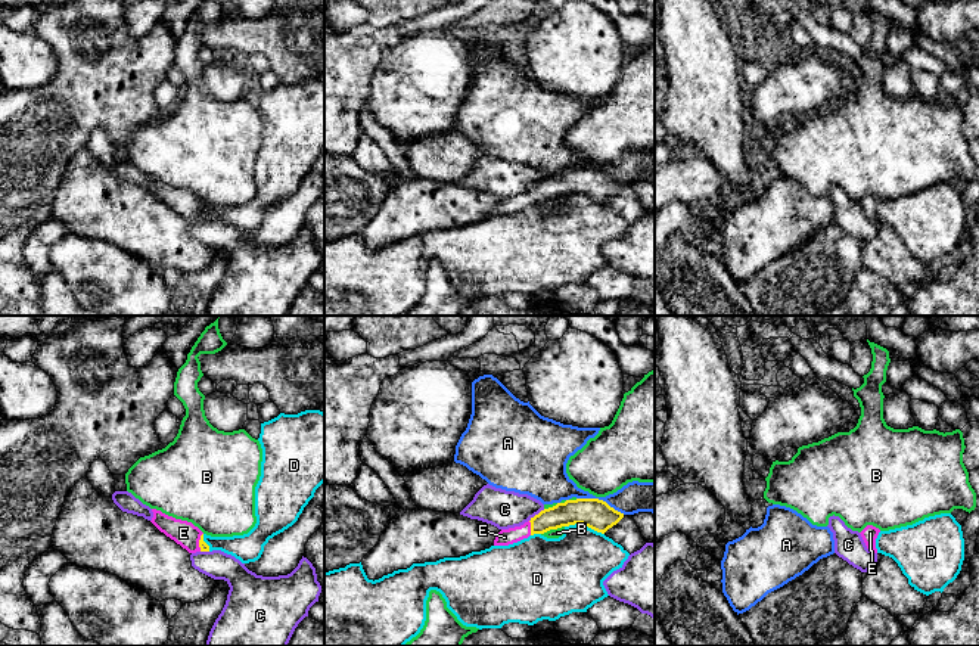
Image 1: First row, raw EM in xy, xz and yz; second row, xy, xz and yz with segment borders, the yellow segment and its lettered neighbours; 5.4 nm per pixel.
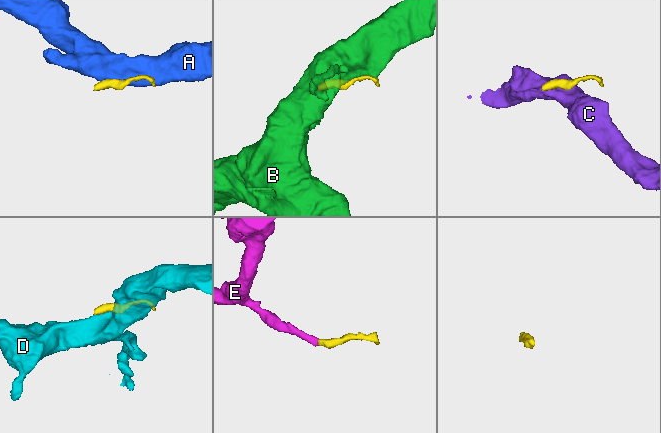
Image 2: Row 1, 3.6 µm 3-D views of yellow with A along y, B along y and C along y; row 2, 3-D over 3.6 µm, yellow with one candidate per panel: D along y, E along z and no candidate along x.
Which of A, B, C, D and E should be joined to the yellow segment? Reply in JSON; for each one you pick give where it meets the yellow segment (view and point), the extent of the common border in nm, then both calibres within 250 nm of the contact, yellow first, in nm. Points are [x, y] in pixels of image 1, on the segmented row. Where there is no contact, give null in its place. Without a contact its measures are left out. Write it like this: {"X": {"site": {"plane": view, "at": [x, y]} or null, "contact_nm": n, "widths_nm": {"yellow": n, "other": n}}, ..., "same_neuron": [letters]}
{"E": {"site": {"plane": "xz", "at": [531, 528]}, "contact_nm": 80, "widths_nm": {"yellow": 140, "other": 90}}, "same_neuron": ["E"]}

